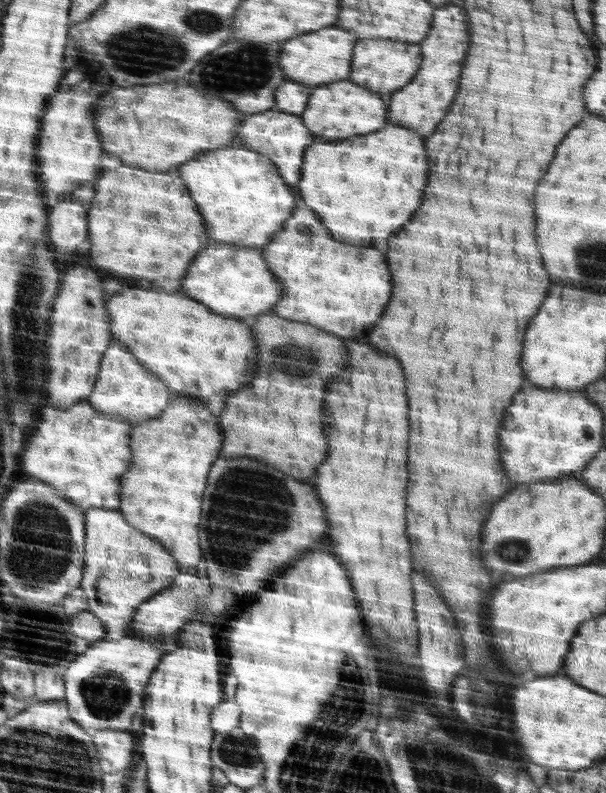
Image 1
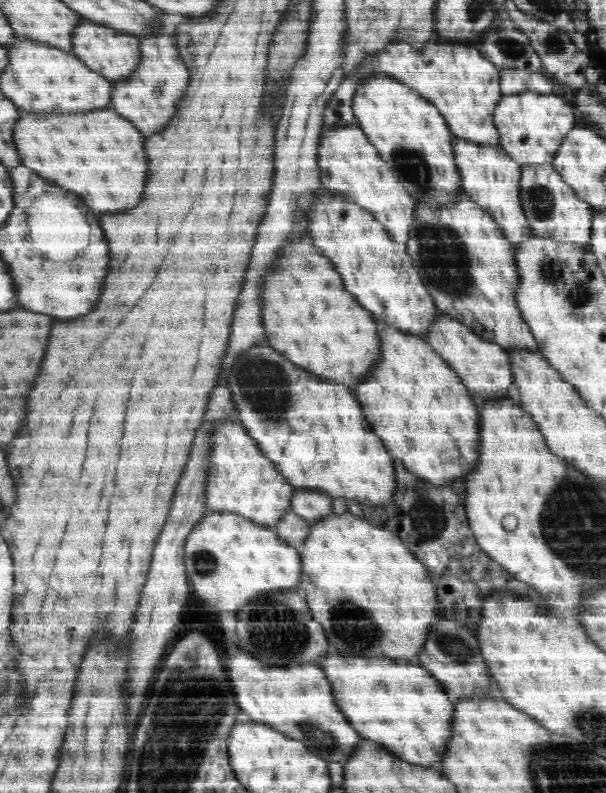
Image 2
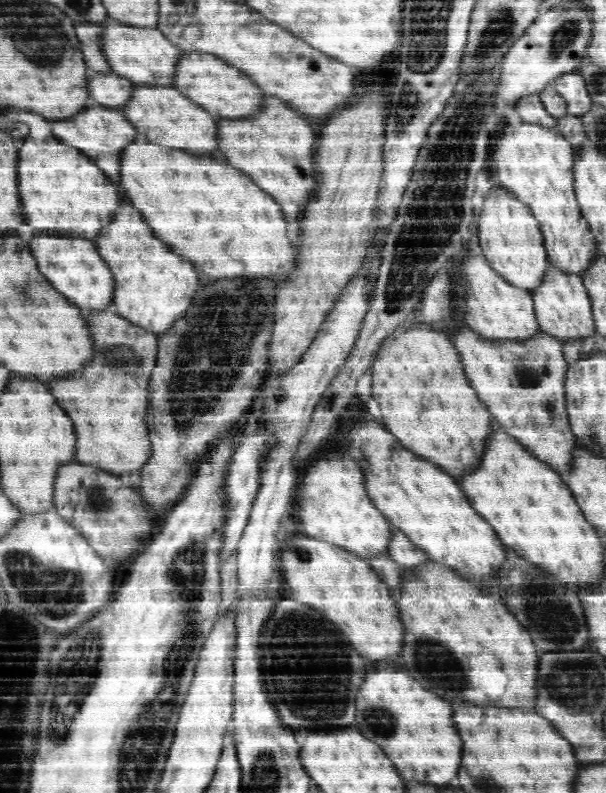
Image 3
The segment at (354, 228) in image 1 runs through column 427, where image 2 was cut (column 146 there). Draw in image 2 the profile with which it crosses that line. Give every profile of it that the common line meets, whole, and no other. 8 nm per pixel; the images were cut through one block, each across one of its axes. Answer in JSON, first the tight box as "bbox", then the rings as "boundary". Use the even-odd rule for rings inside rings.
{"bbox":[14,108,148,212],"boundary":[[[102,108],[100,111],[80,113],[78,116],[76,114],[48,116],[26,114],[26,120],[22,120],[22,124],[16,124],[14,130],[16,128],[18,128],[18,148],[22,148],[22,160],[26,160],[26,166],[36,170],[38,176],[52,180],[54,184],[62,184],[62,188],[70,188],[72,192],[78,192],[78,196],[82,196],[92,210],[120,212],[140,204],[142,190],[148,178],[144,136],[136,130],[136,126],[130,120],[116,114],[114,109]]]}

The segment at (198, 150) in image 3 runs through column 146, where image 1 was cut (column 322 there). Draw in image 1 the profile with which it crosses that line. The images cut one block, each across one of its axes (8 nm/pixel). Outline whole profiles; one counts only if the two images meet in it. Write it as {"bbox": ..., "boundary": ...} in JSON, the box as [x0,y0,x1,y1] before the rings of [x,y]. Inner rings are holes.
{"bbox":[299,78,388,142],"boundary":[[[346,78],[335,83],[319,85],[312,90],[307,107],[299,114],[307,129],[321,142],[342,141],[367,135],[387,126],[388,100],[384,94],[372,92]]]}

